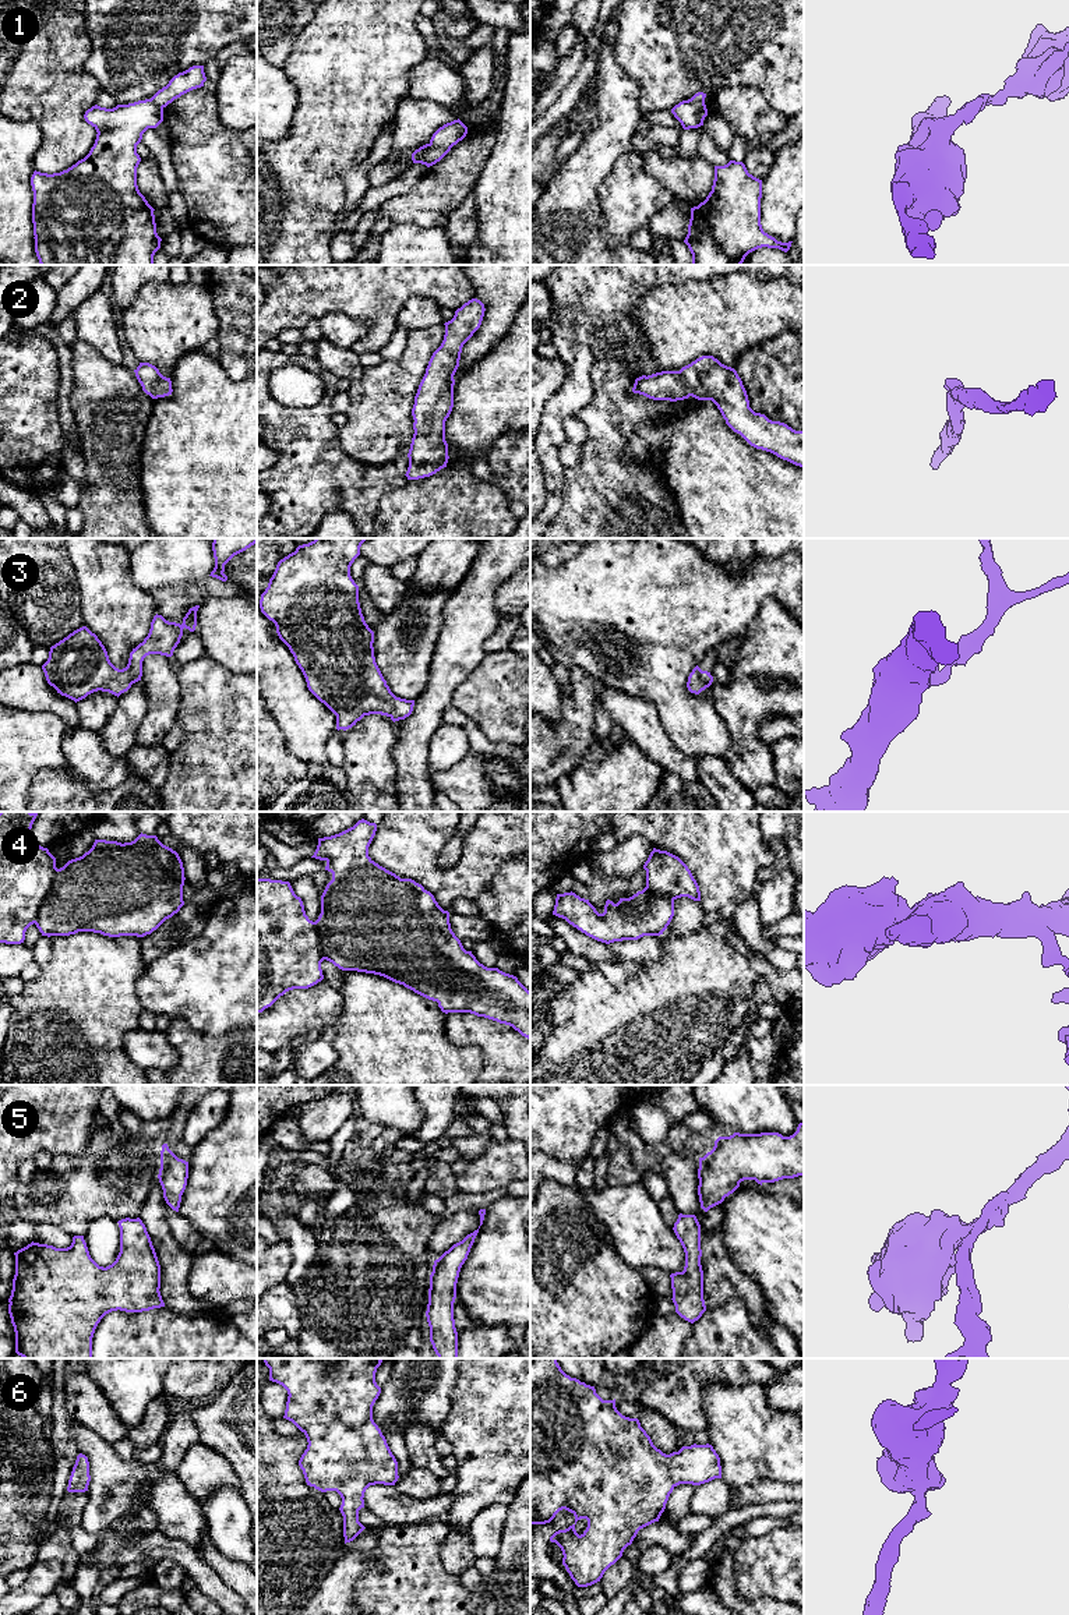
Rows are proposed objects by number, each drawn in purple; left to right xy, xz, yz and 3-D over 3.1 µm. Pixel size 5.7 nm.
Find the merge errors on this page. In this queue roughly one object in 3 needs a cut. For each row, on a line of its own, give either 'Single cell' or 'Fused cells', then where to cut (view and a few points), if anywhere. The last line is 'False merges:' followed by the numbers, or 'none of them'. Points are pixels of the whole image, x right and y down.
1: Fused cells. Split along xz (430, 144), (424, 163)
2: Single cell. No split
3: Single cell. No split
4: Fused cells. Split along xy (57, 869), (34, 922)
5: Single cell. No split
6: Single cell. No split
False merges: 1, 4

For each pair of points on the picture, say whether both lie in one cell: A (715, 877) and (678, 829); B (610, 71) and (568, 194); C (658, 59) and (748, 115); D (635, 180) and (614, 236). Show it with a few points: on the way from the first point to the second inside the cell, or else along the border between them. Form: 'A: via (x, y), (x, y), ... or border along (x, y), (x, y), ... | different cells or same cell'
A: via (715, 865), (691, 840) | same cell
B: via (613, 102), (613, 137), (591, 163) | same cell
C: border along (745, 85), (727, 85), (712, 95) | different cells
D: via (630, 194), (621, 222) | same cell

